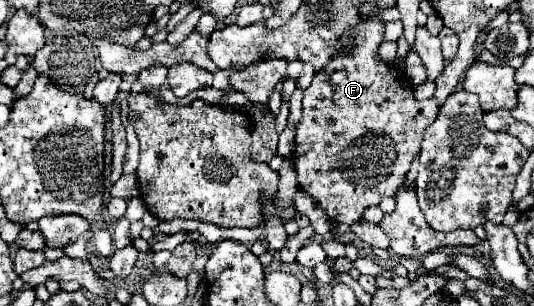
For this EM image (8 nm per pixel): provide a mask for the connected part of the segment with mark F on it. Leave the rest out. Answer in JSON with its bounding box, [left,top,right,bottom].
[294,17,440,223]

